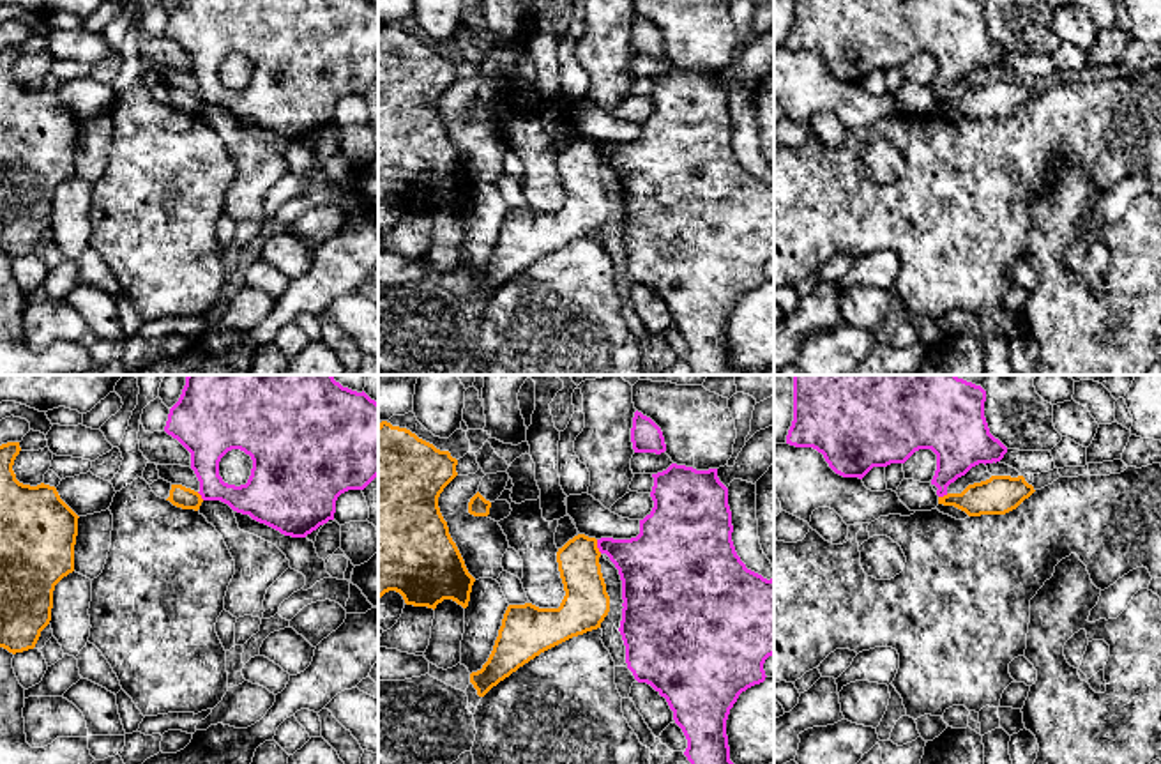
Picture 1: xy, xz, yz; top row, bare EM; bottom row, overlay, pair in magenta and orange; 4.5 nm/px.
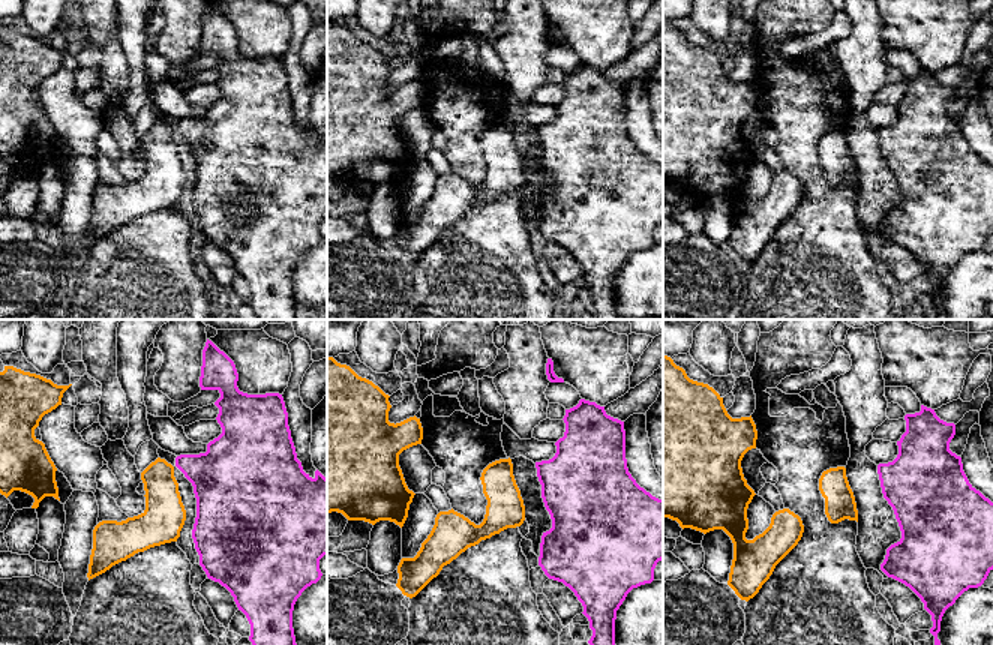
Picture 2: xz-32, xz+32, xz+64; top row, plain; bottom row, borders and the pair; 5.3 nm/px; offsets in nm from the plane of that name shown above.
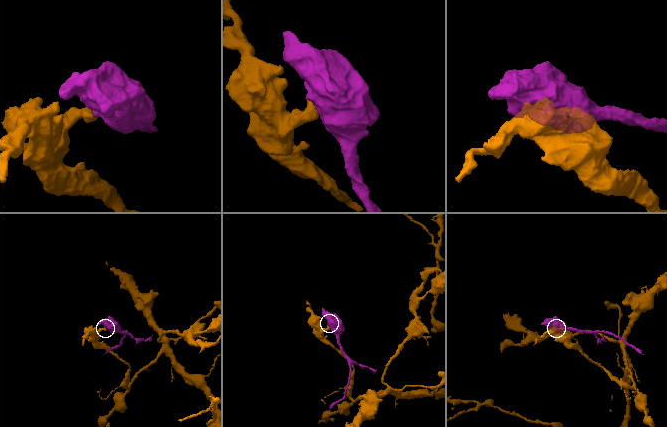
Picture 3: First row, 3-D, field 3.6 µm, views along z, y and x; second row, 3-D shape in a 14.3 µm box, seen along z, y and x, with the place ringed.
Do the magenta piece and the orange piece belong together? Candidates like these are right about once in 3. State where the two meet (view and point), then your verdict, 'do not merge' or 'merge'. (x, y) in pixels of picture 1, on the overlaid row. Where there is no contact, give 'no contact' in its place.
xz (598, 547) | do not merge

